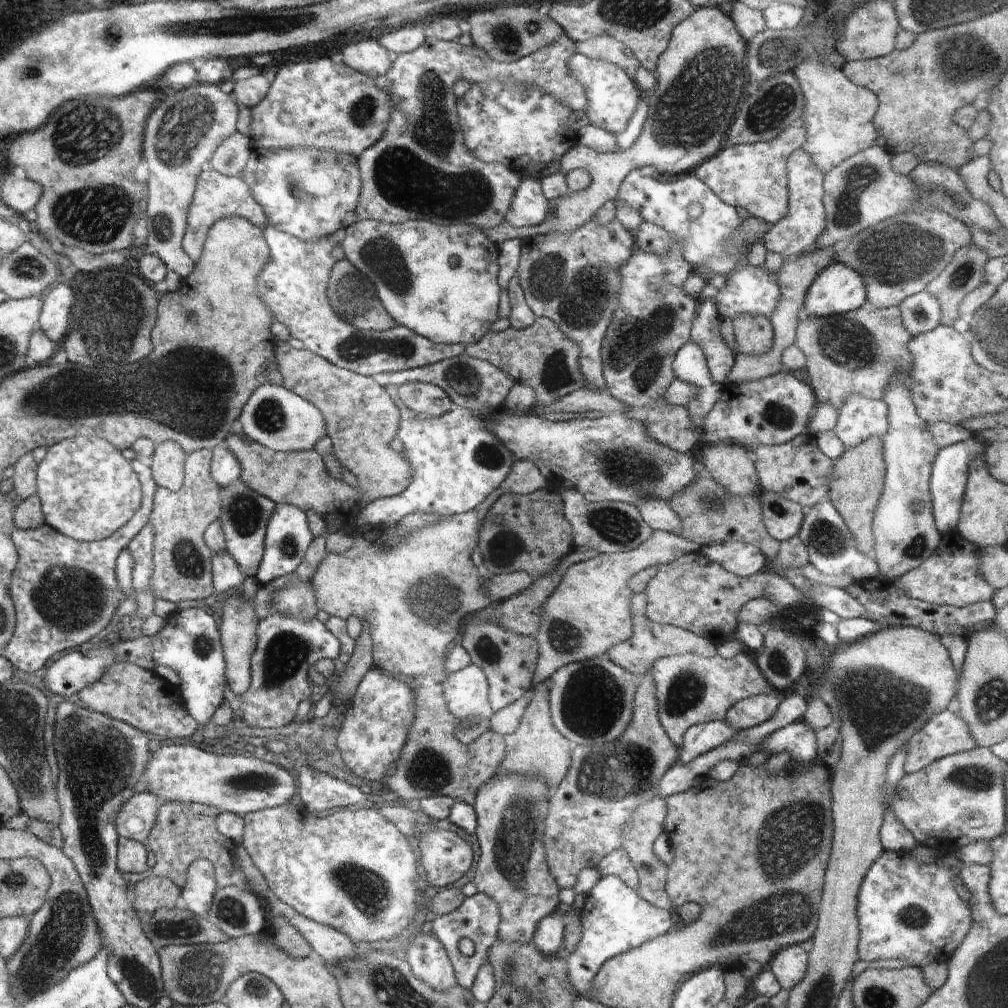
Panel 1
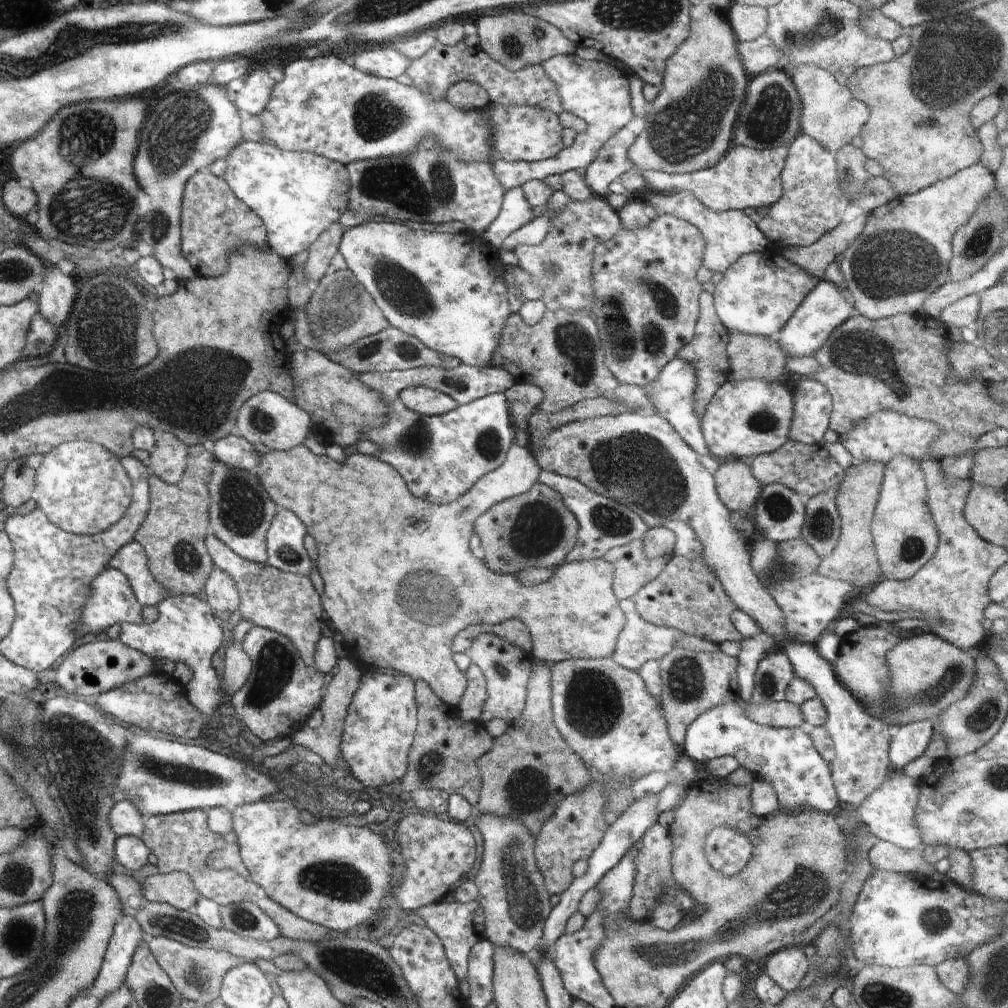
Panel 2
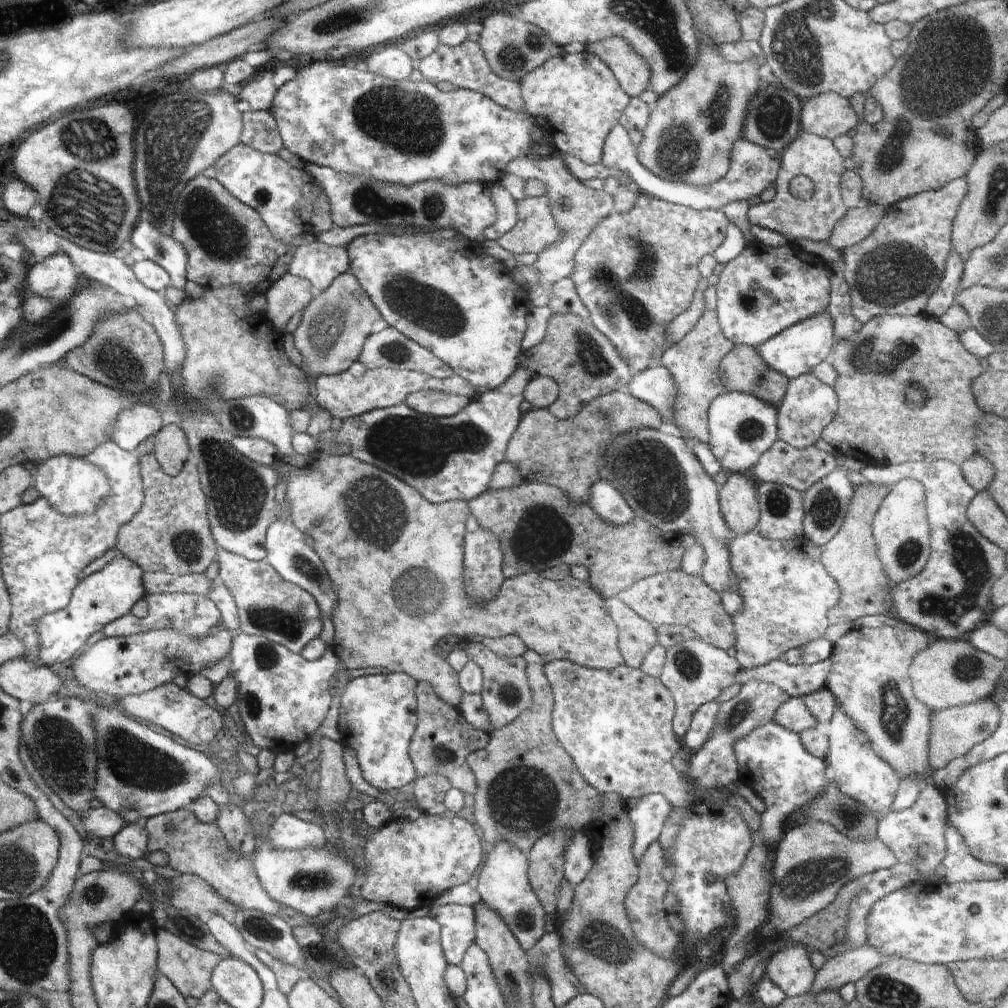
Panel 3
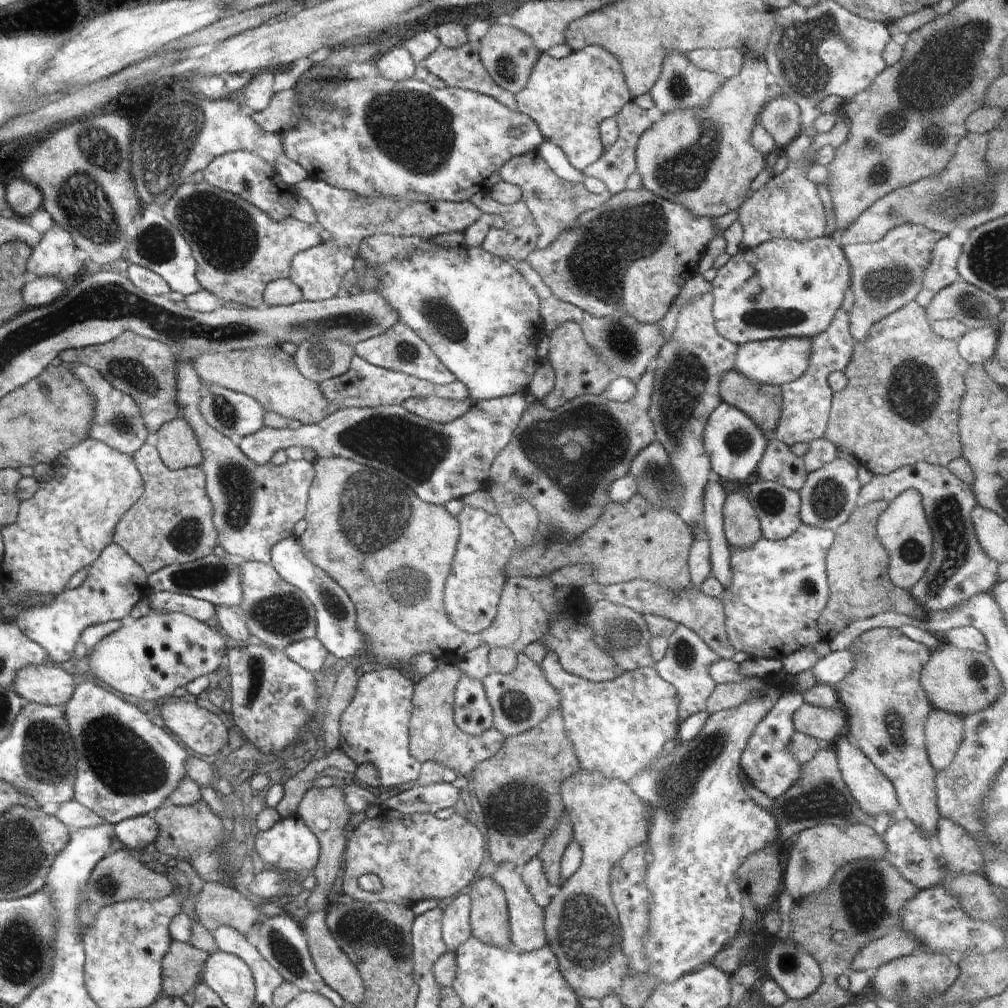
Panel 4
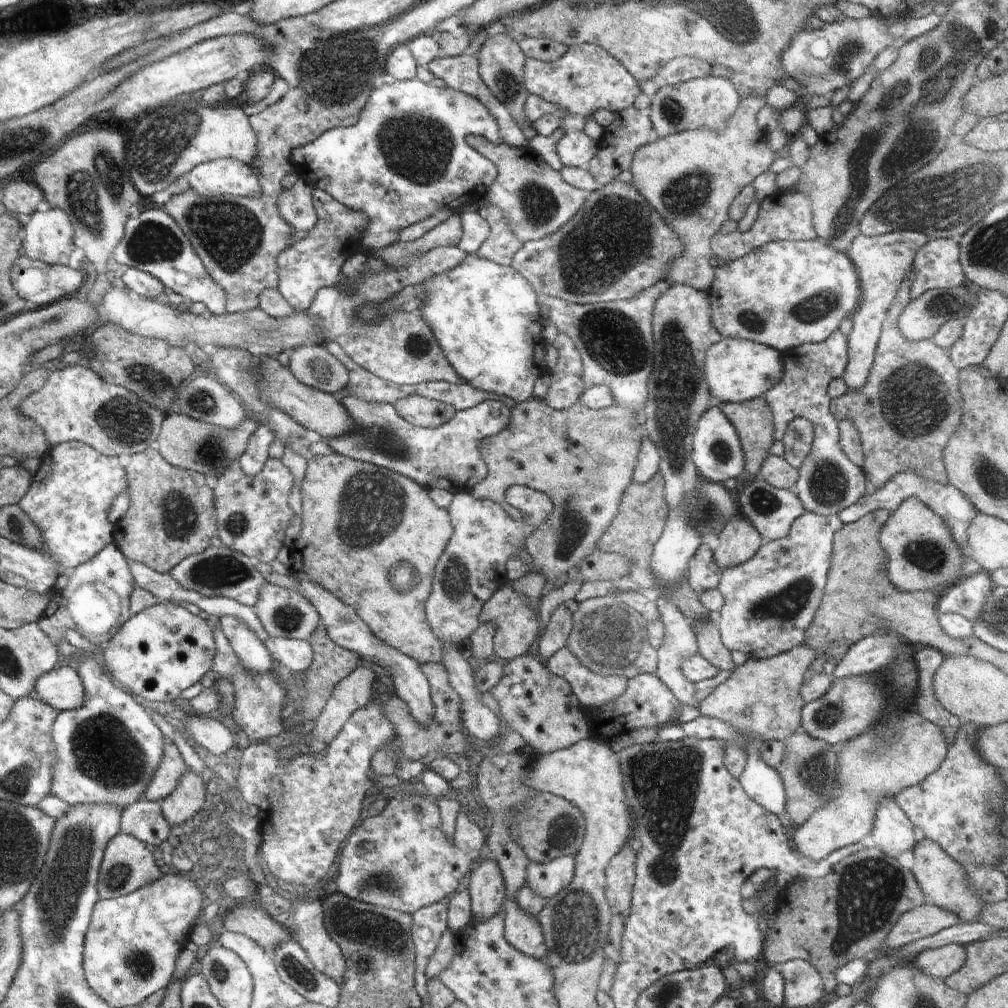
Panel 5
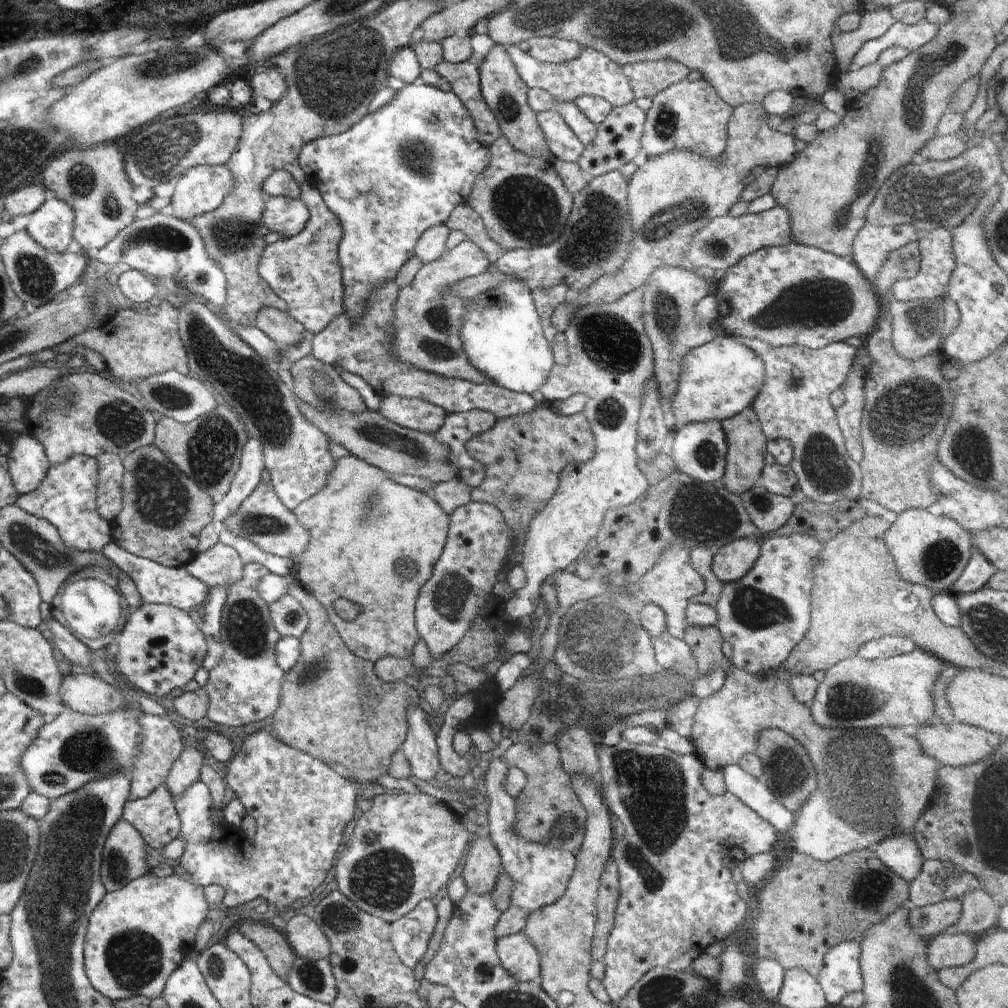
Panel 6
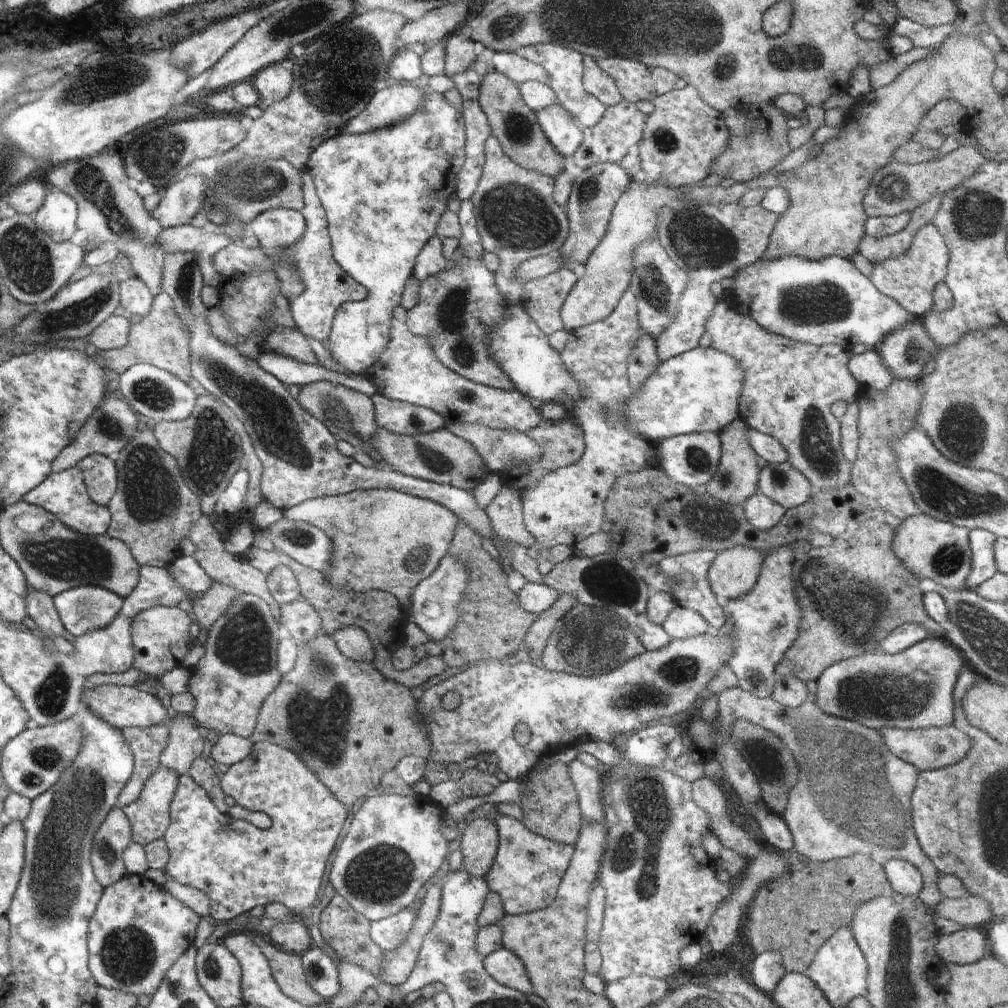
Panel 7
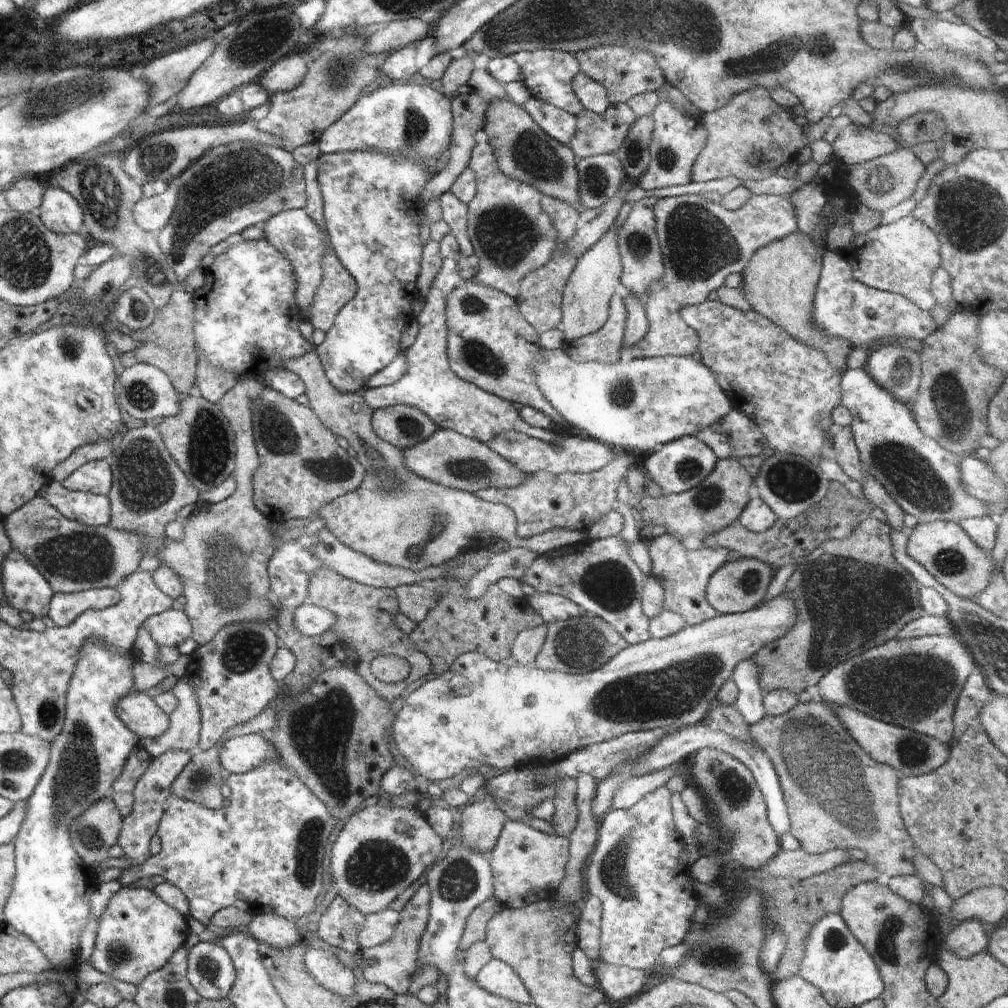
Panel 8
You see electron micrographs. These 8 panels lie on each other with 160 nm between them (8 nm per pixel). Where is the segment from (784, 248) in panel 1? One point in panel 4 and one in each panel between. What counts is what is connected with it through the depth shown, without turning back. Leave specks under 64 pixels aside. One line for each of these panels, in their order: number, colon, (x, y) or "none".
2: (812, 204)
3: (815, 218)
4: (789, 206)

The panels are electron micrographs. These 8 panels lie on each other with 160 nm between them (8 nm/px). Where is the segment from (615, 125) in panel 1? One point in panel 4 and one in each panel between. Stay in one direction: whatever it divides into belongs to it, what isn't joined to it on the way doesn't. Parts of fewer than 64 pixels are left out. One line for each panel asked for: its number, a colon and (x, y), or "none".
2: (595, 91)
3: (584, 100)
4: (568, 98)

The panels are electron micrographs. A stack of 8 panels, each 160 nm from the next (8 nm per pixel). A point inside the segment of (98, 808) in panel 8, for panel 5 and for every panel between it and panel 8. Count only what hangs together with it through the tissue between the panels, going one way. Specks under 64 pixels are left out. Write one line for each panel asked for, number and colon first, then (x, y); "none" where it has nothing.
5: (128, 866)
6: (124, 860)
7: (114, 835)

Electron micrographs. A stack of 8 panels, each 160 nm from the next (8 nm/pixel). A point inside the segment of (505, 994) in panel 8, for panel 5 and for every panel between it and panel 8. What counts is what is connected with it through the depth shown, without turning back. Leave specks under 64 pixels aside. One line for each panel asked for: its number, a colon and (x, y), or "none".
5: (522, 930)
6: (518, 954)
7: (505, 966)

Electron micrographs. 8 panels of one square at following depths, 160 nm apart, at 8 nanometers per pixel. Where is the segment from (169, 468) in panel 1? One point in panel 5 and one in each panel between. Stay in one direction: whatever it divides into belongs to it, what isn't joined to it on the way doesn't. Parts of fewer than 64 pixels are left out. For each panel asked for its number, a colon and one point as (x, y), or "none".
2: (169, 459)
3: (171, 448)
4: (177, 445)
5: (207, 448)

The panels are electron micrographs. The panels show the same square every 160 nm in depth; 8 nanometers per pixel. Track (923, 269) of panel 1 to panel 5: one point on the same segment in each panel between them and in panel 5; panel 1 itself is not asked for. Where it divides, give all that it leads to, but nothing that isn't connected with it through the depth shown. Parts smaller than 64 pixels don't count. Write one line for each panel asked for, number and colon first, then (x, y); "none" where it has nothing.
2: (902, 255)
3: (893, 271)
4: (884, 276)
5: (883, 263)

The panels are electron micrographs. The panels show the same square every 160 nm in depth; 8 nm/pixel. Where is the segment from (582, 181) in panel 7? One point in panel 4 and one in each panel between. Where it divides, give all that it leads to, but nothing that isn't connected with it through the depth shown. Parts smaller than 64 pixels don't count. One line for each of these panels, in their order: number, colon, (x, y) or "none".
4: (631, 255)
5: (617, 246)
6: (598, 238)

